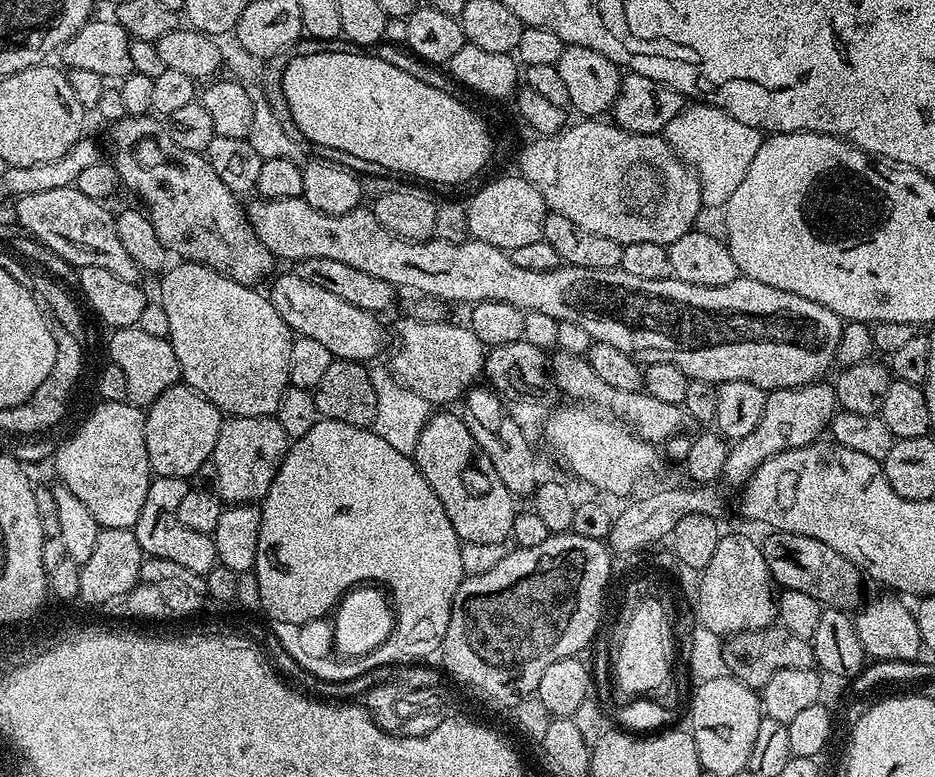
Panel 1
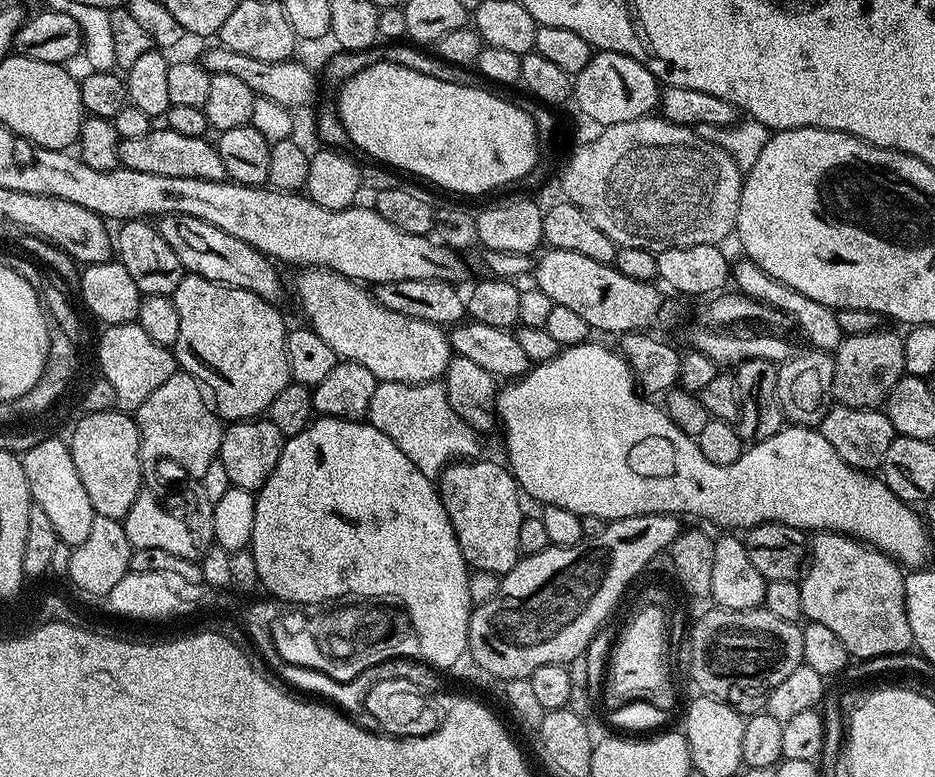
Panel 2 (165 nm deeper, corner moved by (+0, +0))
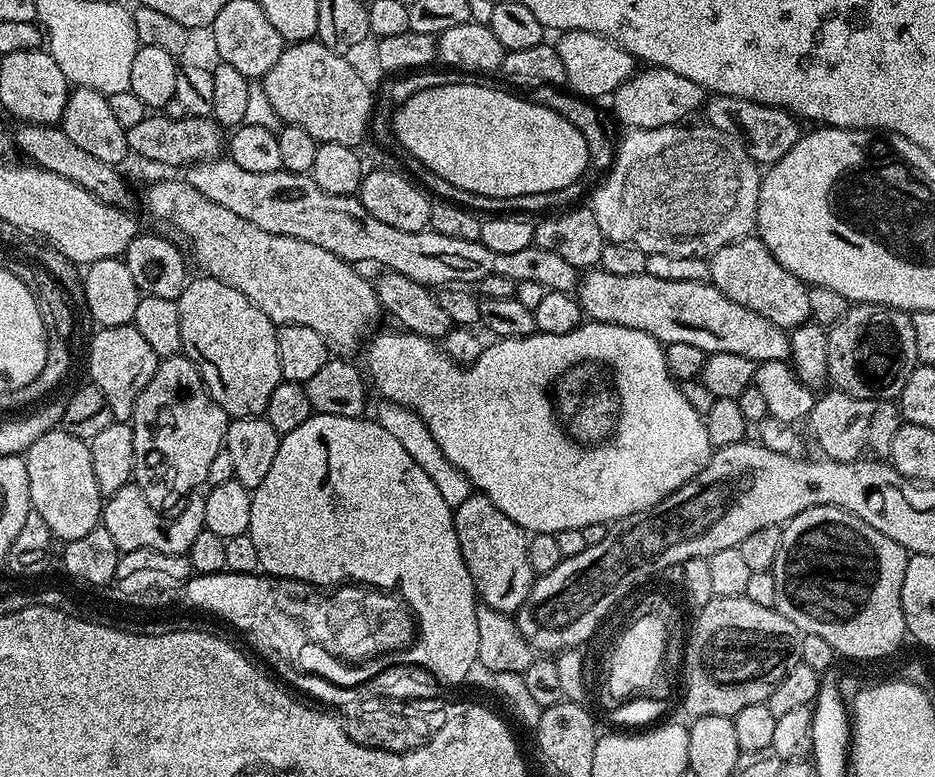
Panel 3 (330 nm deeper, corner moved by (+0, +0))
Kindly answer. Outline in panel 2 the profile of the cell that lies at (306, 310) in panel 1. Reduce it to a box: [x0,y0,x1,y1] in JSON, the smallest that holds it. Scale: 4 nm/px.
[158,212,284,301]

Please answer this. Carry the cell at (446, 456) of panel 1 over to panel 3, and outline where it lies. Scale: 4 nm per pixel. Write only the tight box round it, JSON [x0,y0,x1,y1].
[452,494,534,614]

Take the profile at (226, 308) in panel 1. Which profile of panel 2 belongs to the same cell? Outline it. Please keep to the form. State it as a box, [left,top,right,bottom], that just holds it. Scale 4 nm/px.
[171,274,290,421]

